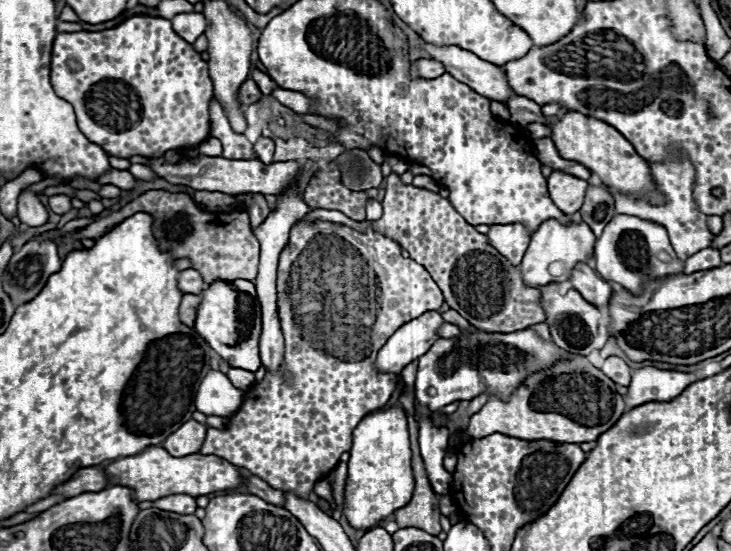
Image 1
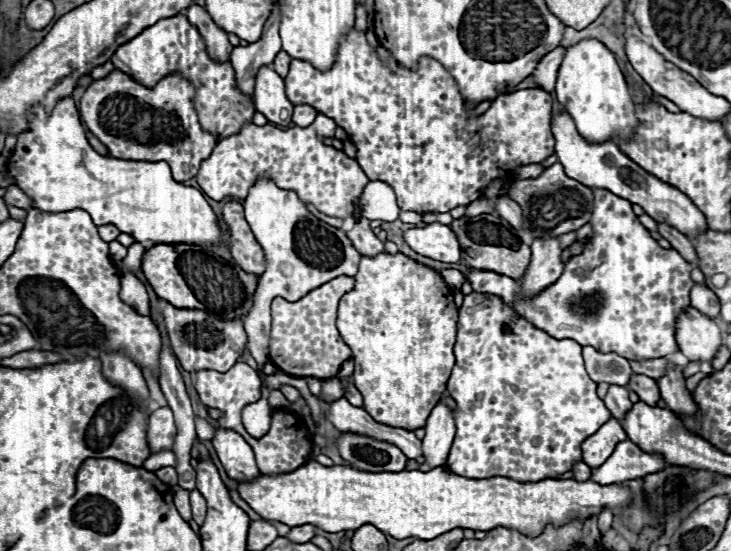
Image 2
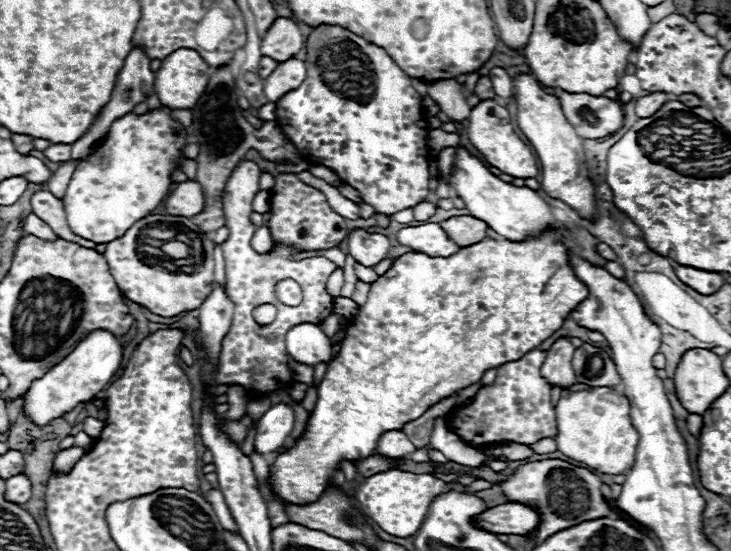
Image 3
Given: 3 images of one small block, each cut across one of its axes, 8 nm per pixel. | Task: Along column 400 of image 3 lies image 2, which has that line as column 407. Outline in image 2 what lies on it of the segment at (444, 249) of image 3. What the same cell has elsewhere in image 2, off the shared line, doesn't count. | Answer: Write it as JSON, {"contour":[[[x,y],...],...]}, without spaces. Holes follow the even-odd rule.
{"contour":[[[430,222],[422,228],[410,228],[404,232],[404,240],[414,252],[428,256],[432,260],[452,264],[452,262],[460,262],[462,258],[462,248],[452,228],[446,224]]]}

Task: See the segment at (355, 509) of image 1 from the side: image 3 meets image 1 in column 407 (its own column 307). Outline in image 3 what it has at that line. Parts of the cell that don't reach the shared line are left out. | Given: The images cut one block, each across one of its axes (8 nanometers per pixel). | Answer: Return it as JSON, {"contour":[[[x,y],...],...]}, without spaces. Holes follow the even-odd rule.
{"contour":[[[560,230],[558,234],[556,232],[546,232],[538,240],[524,240],[524,242],[518,242],[518,244],[510,242],[510,240],[490,240],[490,238],[486,238],[484,242],[476,242],[472,246],[466,246],[466,248],[458,250],[456,254],[452,254],[448,258],[442,258],[442,256],[432,258],[432,256],[428,256],[424,252],[406,252],[400,258],[396,258],[392,262],[392,268],[386,274],[382,274],[370,286],[368,300],[366,300],[364,306],[360,306],[358,318],[350,320],[350,328],[348,328],[346,340],[344,340],[338,356],[334,358],[334,362],[330,362],[328,370],[324,374],[324,380],[318,386],[318,400],[316,400],[316,406],[314,406],[312,414],[308,416],[308,424],[306,424],[304,434],[294,442],[294,446],[290,446],[282,454],[278,454],[276,460],[270,464],[270,478],[268,478],[268,482],[270,482],[272,492],[276,494],[276,498],[280,502],[296,504],[296,506],[304,506],[304,504],[316,502],[322,496],[322,492],[334,482],[334,472],[342,468],[340,462],[348,460],[348,462],[354,464],[354,462],[366,460],[368,456],[372,456],[376,452],[378,440],[380,440],[380,436],[384,432],[404,428],[404,424],[408,424],[410,420],[420,418],[436,402],[440,402],[444,398],[450,398],[450,396],[458,394],[460,390],[476,384],[486,370],[498,368],[498,366],[502,366],[506,362],[514,362],[516,358],[522,358],[528,350],[538,348],[548,336],[552,336],[562,326],[562,322],[568,318],[568,314],[588,296],[586,284],[580,282],[574,276],[572,268],[568,266],[566,246],[556,242],[556,238],[562,236],[562,234],[564,234],[564,230]]]}

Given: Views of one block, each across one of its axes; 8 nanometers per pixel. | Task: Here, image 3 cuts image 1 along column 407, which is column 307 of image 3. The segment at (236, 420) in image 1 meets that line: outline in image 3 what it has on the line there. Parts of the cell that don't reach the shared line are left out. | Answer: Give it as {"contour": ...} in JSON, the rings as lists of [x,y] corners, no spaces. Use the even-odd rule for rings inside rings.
{"contour":[[[244,160],[240,166],[236,166],[236,170],[232,172],[232,178],[228,178],[226,188],[224,188],[224,214],[226,214],[226,228],[230,230],[230,236],[228,236],[226,242],[222,242],[222,250],[224,250],[224,260],[226,260],[226,280],[228,280],[226,282],[226,288],[228,288],[228,296],[234,302],[234,318],[232,318],[232,326],[230,326],[228,334],[222,338],[222,350],[220,350],[220,356],[218,356],[218,366],[214,368],[208,360],[200,358],[200,380],[204,384],[242,386],[248,394],[260,398],[260,396],[268,396],[274,390],[286,388],[294,380],[292,370],[290,370],[290,362],[288,362],[288,356],[286,356],[286,350],[284,350],[284,336],[286,336],[286,332],[292,326],[304,324],[304,322],[310,322],[310,324],[320,326],[332,314],[334,298],[326,292],[326,276],[336,268],[336,264],[330,262],[324,256],[296,258],[298,256],[296,248],[294,246],[288,246],[288,244],[278,244],[274,250],[270,250],[266,254],[258,254],[250,246],[250,240],[252,240],[252,236],[256,232],[256,226],[250,220],[250,214],[252,214],[250,202],[254,200],[256,192],[260,190],[258,188],[258,178],[260,178],[260,168],[254,162]],[[286,278],[296,280],[300,284],[300,288],[302,288],[304,298],[302,298],[302,302],[298,306],[286,306],[286,304],[282,304],[276,298],[276,284],[282,282],[282,280],[286,280]],[[262,304],[274,304],[278,308],[276,320],[270,322],[270,324],[266,324],[266,326],[260,326],[252,318],[252,310],[258,308],[258,306],[262,306]]]}

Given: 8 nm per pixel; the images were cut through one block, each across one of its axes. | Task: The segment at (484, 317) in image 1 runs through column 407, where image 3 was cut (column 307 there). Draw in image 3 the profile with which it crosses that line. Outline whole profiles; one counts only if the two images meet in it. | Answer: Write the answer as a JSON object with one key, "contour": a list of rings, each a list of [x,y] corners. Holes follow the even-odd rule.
{"contour":[[[284,172],[276,176],[276,186],[272,190],[270,220],[266,224],[274,240],[284,240],[296,244],[300,250],[326,250],[338,246],[346,236],[346,220],[336,214],[324,194],[308,184],[304,184],[294,172]]]}

